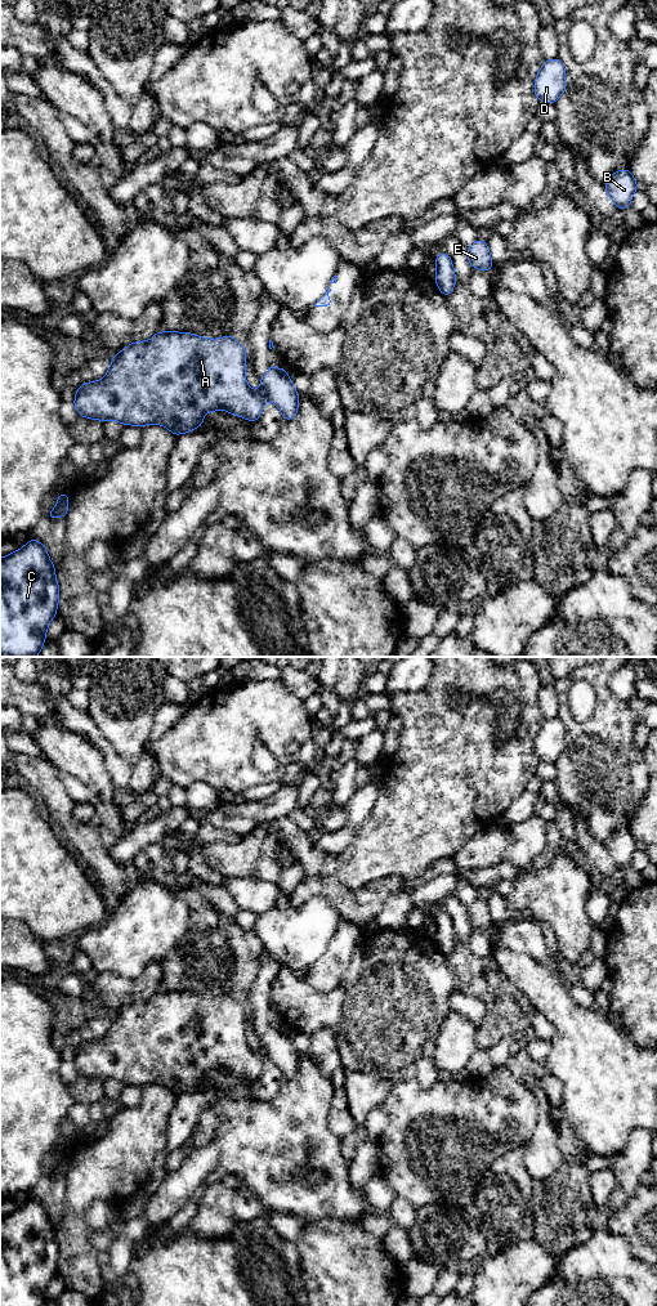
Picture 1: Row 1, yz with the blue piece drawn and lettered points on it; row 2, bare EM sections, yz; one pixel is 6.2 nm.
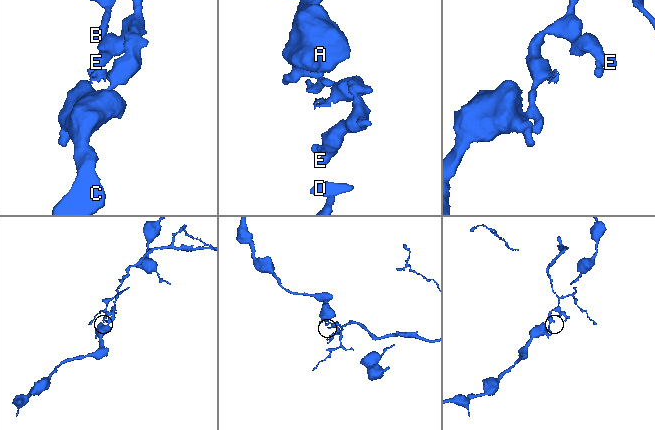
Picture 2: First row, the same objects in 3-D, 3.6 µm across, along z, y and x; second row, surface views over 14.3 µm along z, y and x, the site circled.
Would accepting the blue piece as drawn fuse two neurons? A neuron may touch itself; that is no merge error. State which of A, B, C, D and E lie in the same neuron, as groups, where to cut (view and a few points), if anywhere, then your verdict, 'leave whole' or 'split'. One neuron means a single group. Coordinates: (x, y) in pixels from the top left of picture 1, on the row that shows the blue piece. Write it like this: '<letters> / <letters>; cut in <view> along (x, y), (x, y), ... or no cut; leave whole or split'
A C / B D E; cut in yz along (257, 390), (266, 399); split

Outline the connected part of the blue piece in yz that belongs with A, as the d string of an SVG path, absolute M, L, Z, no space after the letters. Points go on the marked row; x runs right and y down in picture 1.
M157 331L148 341L135 341L112 355L106 376L81 384L73 404L77 413L86 419L116 420L140 428L157 424L175 435L197 429L206 412L218 410L255 422L265 398L247 385L246 353L231 335L207 339L191 332Z

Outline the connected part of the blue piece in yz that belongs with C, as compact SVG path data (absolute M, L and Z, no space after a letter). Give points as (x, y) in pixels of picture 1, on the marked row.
M31 538L22 549L0 558L0 657L40 654L58 600L55 567L40 541Z

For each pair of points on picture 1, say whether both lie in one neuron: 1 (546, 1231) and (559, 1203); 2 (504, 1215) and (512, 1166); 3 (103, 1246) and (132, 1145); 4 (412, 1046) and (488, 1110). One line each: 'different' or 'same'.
1: same
2: same
3: different
4: different

